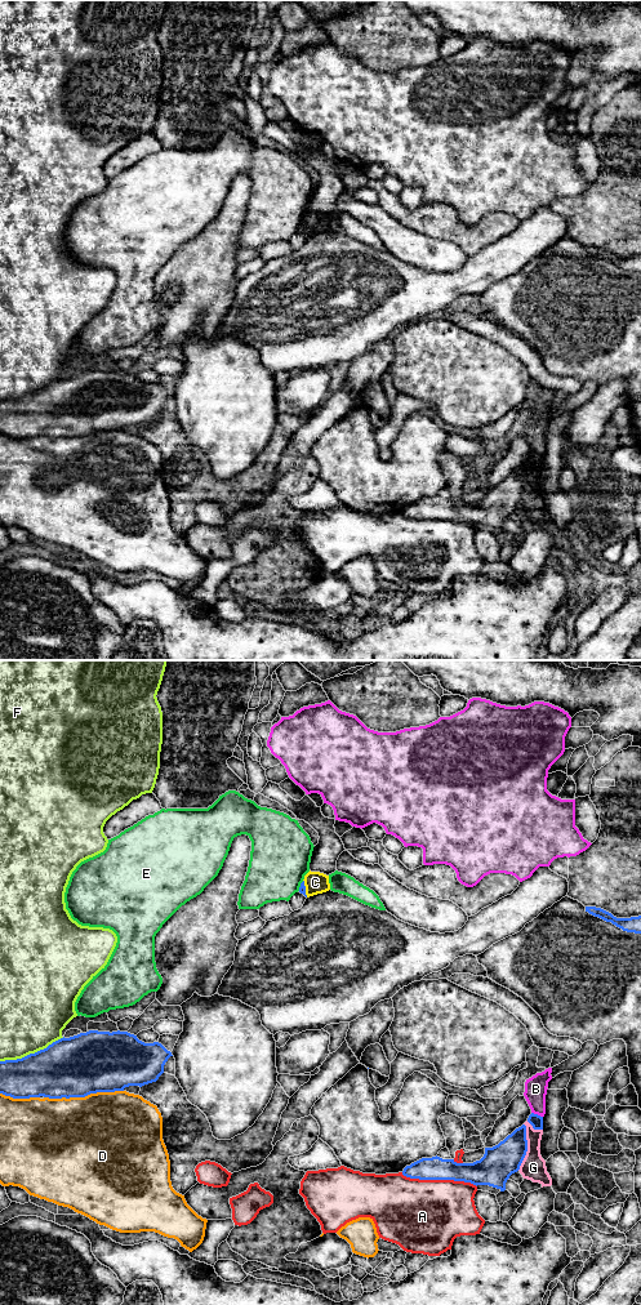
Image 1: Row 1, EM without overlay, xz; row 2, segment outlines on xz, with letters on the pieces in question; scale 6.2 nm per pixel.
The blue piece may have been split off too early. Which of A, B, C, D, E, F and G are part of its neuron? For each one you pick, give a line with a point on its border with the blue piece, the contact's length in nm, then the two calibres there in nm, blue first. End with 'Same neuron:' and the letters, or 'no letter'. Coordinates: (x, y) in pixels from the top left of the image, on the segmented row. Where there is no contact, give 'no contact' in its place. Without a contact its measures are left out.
Same neuron: no letter

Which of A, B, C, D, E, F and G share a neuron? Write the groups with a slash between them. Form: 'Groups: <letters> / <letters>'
Groups: A / B / C / D / E / F / G

